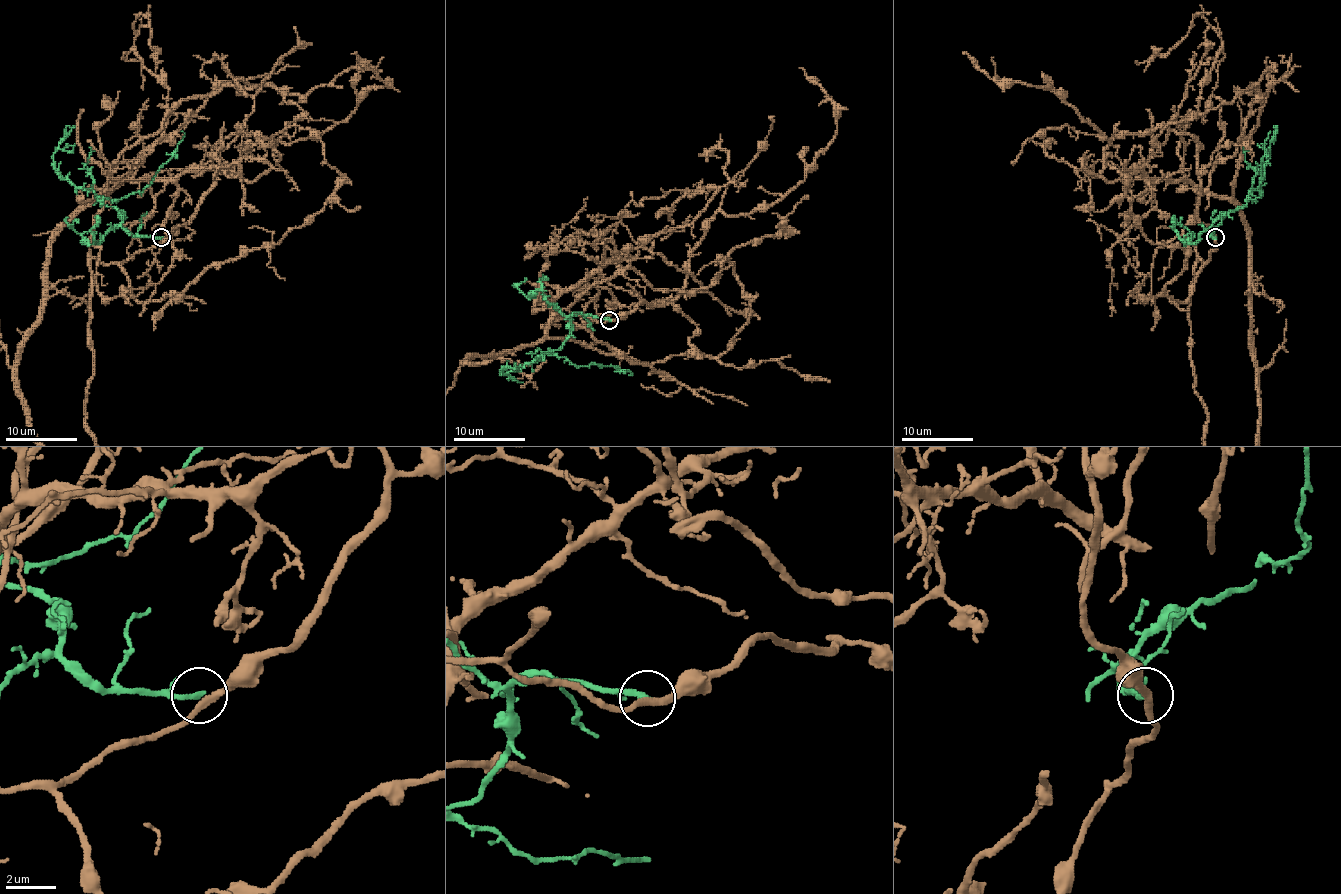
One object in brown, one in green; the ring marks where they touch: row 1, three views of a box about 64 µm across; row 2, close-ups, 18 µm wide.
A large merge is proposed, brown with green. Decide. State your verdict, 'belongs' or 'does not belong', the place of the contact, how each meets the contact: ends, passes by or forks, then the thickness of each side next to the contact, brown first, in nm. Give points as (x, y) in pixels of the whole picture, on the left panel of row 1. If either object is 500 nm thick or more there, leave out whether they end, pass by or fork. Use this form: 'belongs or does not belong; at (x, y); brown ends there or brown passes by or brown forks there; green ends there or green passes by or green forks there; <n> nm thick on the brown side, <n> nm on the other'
does not belong; at (161, 237); brown passes by; green ends there; 260 nm thick on the brown side, 240 nm on the other

